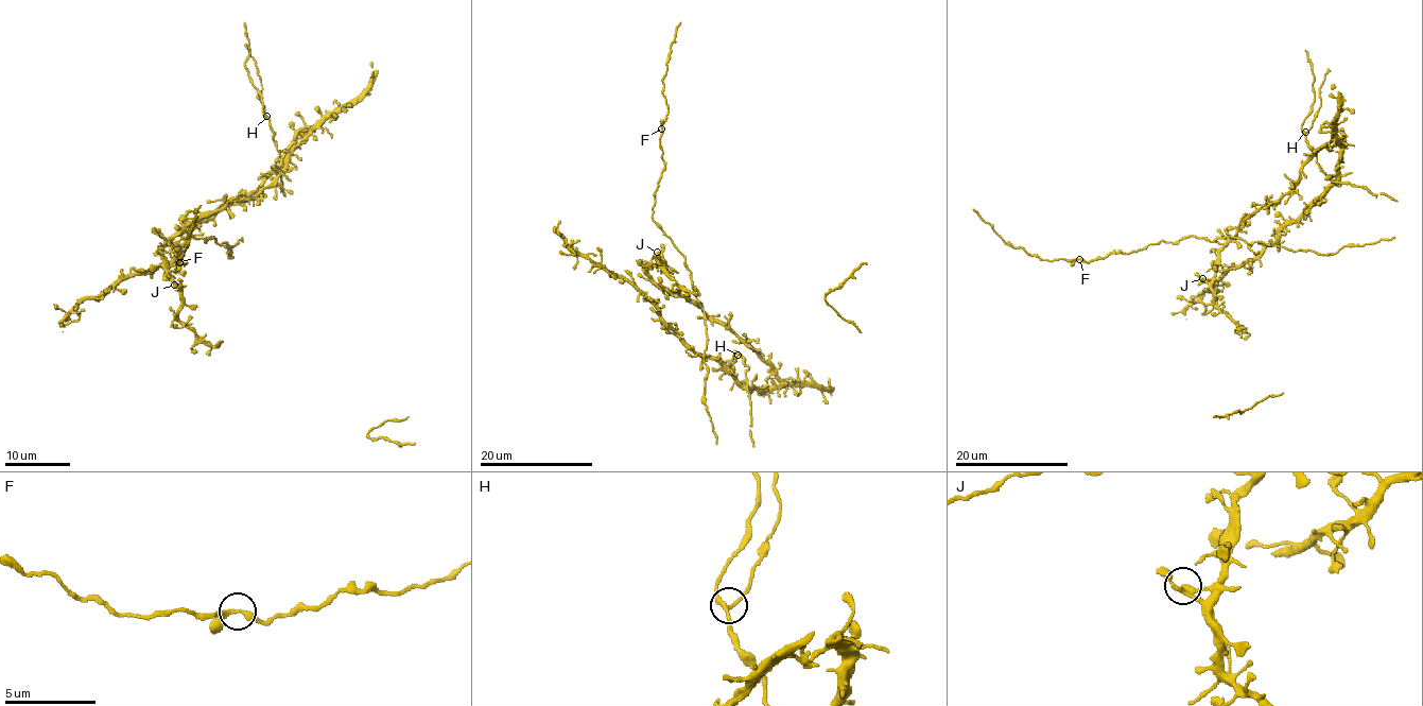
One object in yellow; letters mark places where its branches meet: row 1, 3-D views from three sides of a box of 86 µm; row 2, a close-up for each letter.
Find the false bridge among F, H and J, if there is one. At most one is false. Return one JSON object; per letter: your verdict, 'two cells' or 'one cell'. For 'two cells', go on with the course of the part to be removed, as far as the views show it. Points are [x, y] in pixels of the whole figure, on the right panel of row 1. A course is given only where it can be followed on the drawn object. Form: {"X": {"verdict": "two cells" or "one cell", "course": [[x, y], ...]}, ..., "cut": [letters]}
{"F": {"verdict": "one cell"}, "H": {"verdict": "one cell"}, "J": {"verdict": "one cell"}, "cut": []}

